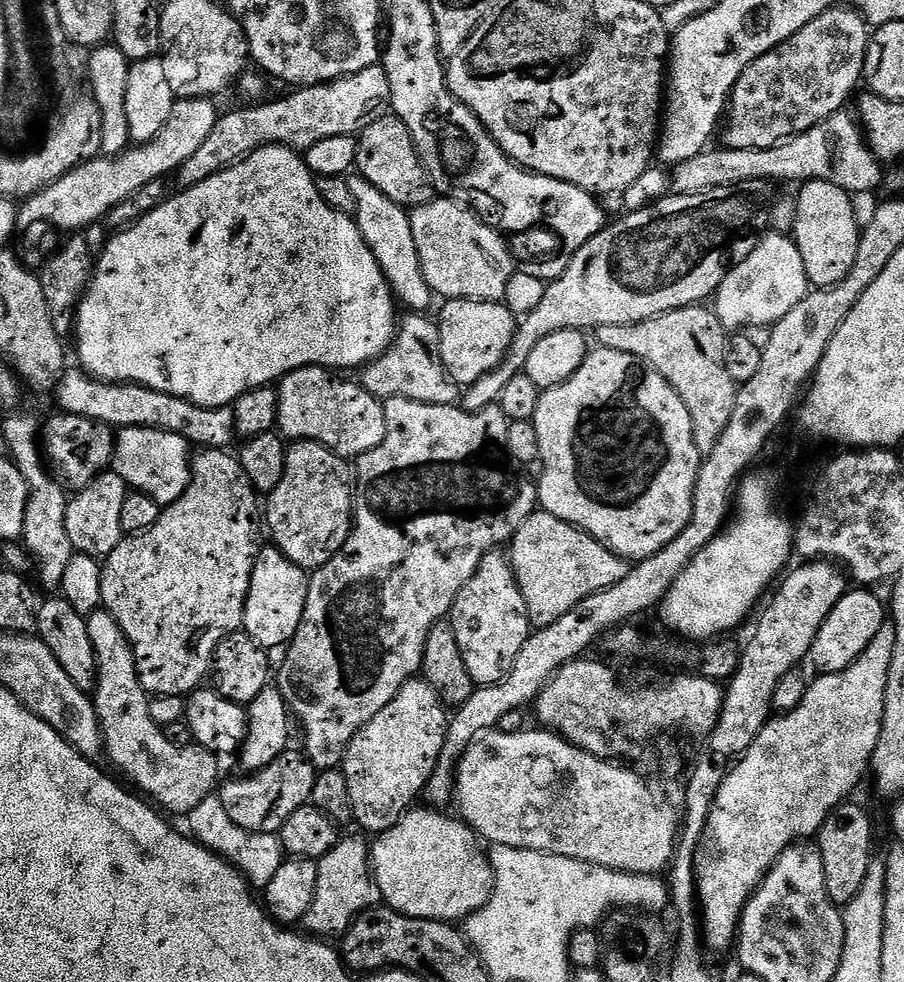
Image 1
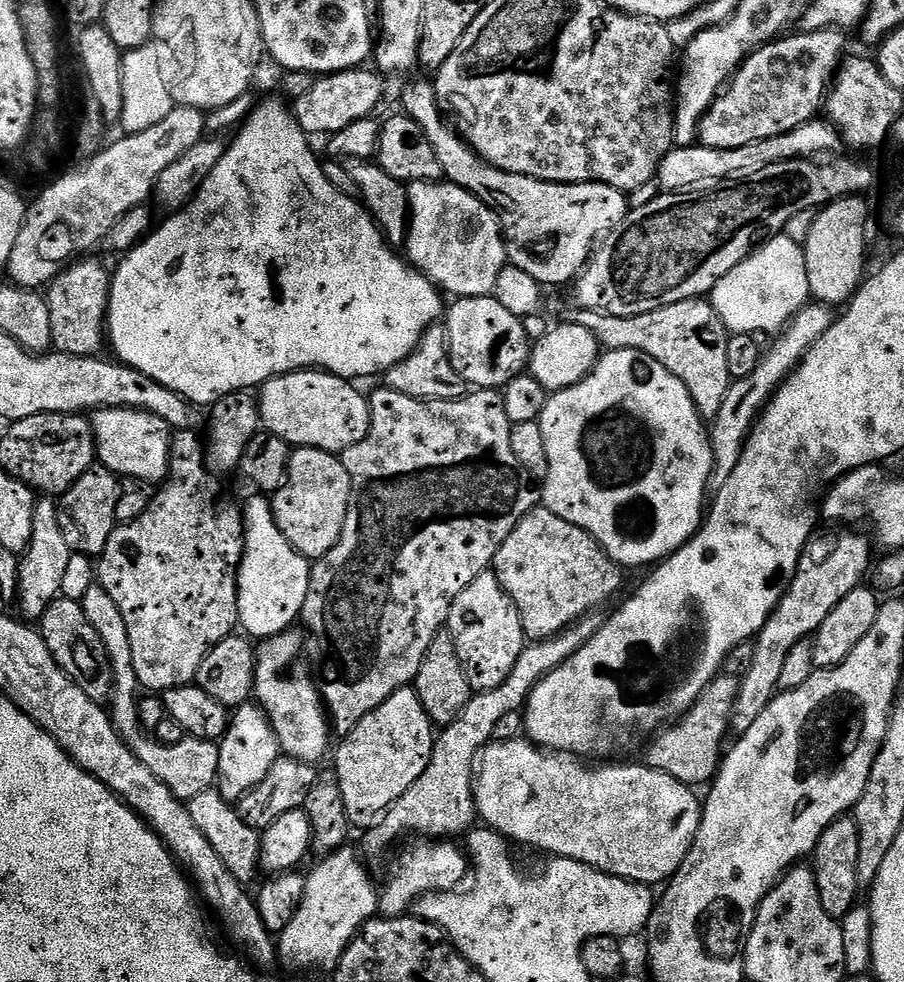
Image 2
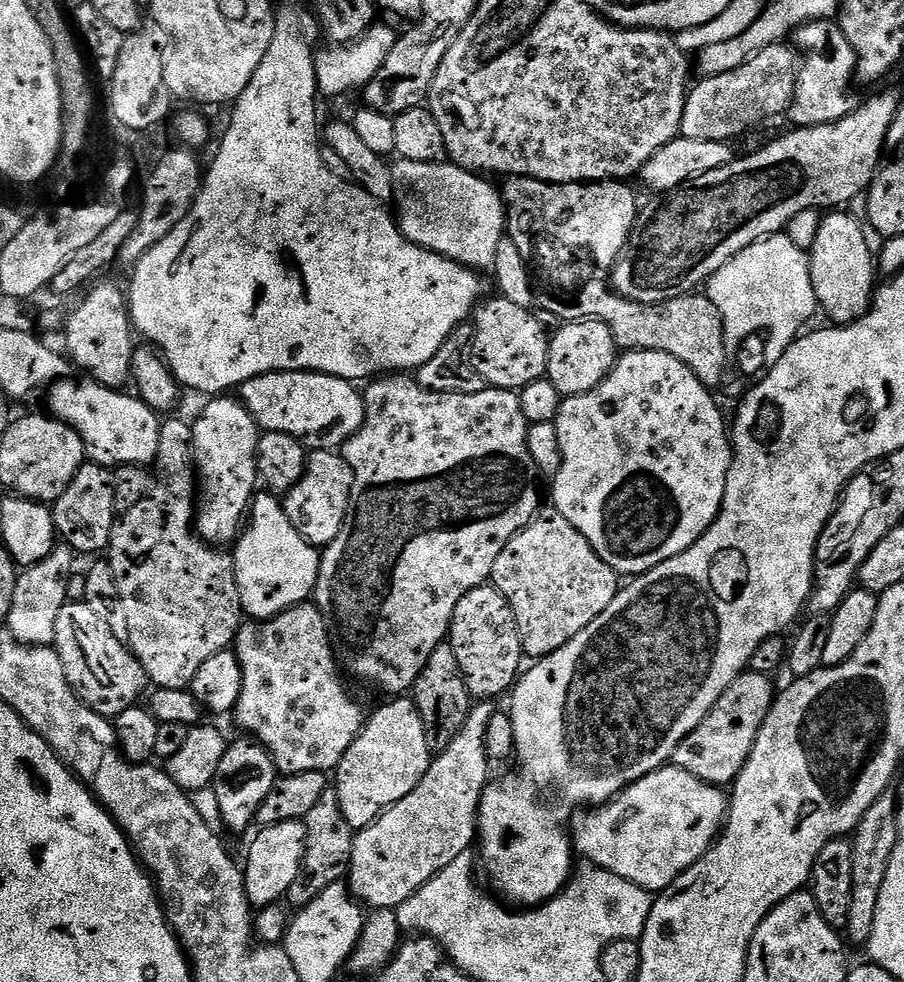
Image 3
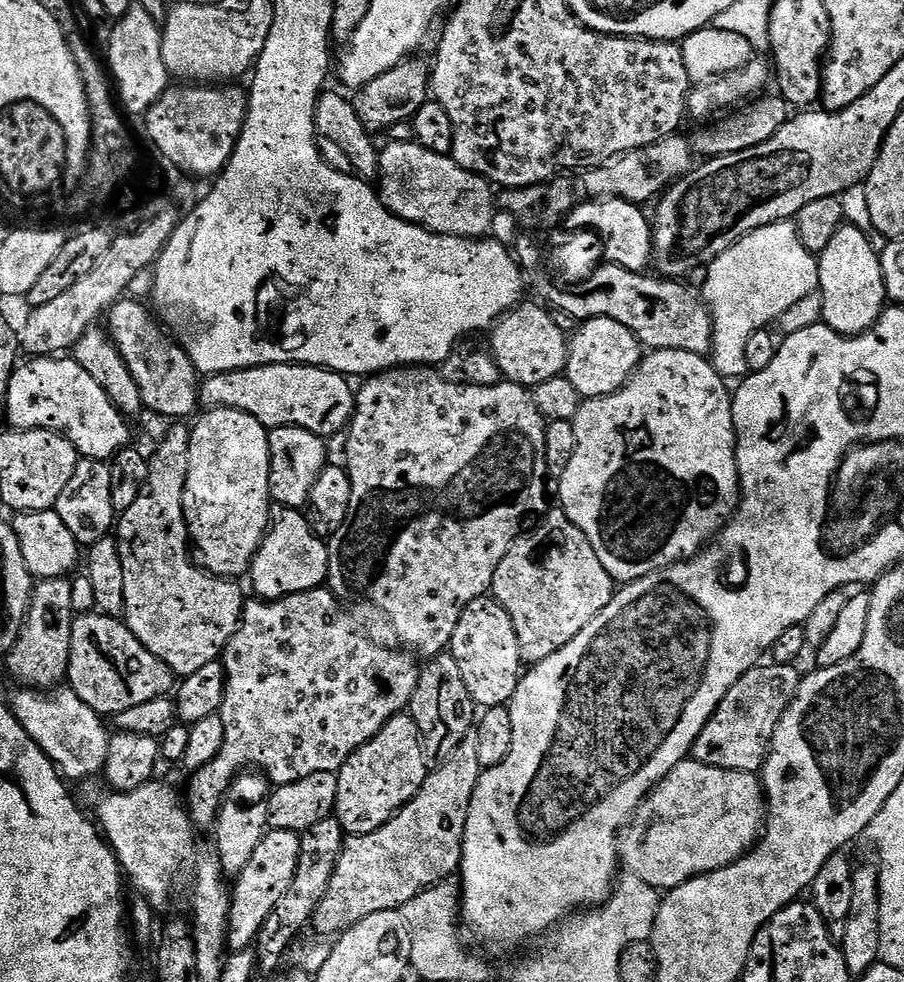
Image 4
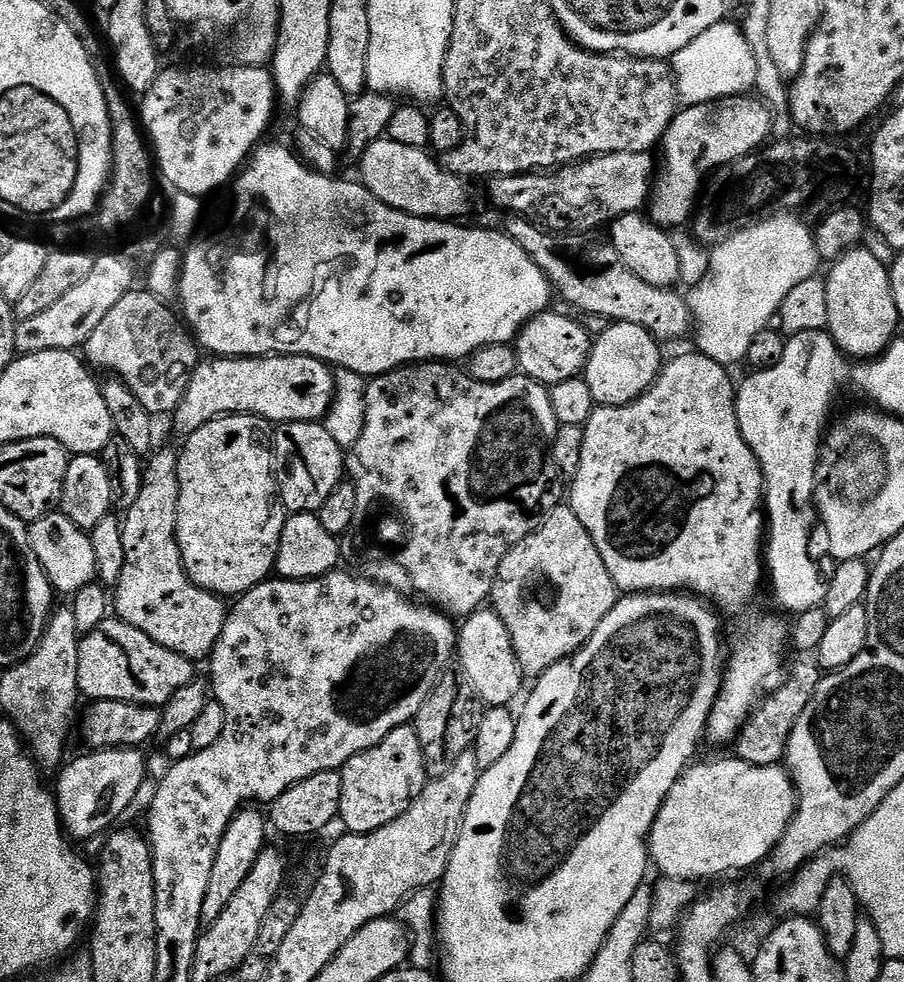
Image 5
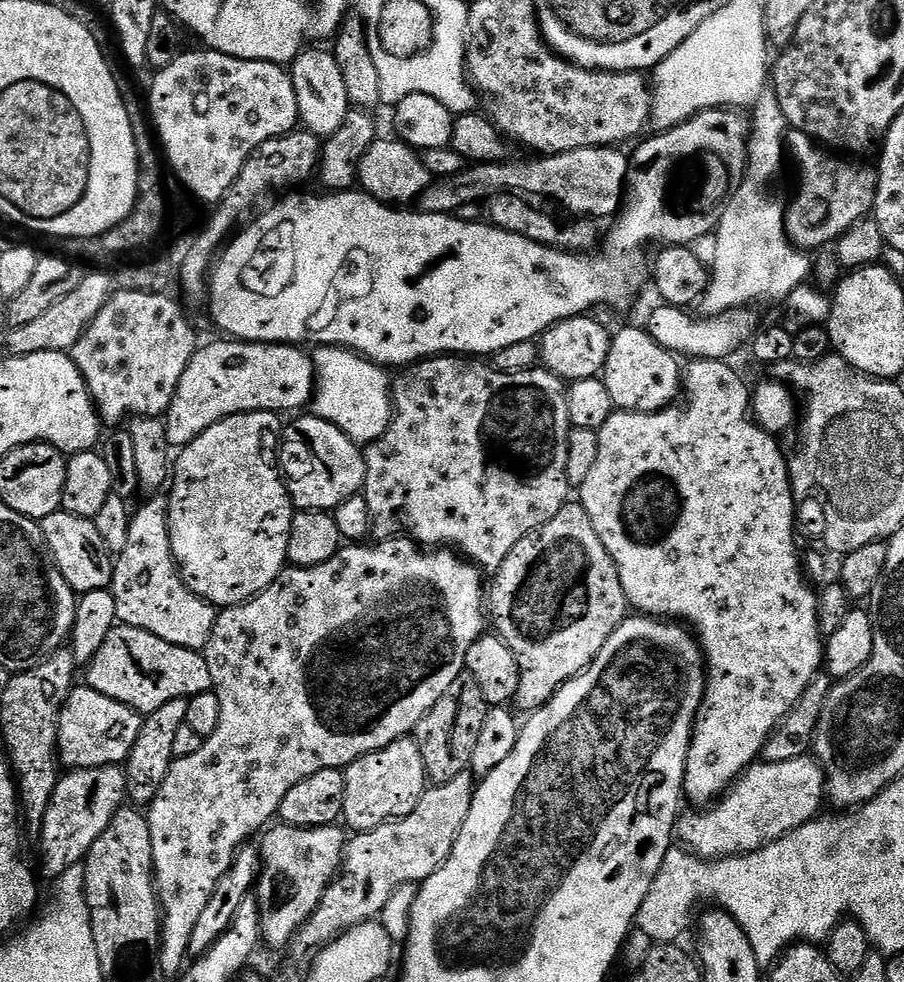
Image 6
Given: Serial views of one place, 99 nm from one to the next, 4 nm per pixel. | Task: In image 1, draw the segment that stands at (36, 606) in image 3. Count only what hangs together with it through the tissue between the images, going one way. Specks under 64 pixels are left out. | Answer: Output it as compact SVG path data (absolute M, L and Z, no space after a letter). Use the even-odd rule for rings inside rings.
M16 412L13 416L8 416L4 420L4 444L8 447L7 455L22 470L22 478L26 478L28 483L28 501L26 502L26 526L22 537L23 547L29 557L34 561L34 572L40 579L39 587L45 588L48 594L55 593L61 587L65 577L66 566L69 565L74 549L70 542L70 534L66 534L66 510L70 499L65 485L52 475L46 467L46 461L42 455L42 424L35 420L28 412Z

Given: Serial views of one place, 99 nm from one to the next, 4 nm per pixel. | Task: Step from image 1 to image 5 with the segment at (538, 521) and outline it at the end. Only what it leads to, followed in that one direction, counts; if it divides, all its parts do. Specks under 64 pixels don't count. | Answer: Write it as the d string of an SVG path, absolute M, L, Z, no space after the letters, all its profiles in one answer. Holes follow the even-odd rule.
M557 506L548 513L548 517L544 519L544 525L537 532L530 533L522 542L515 544L508 550L506 558L502 558L502 562L496 571L496 580L492 583L490 604L495 612L500 615L502 622L506 624L506 630L510 630L510 638L514 642L514 650L518 654L518 662L524 668L525 677L539 678L546 670L550 670L550 666L567 660L592 637L594 630L598 630L598 622L602 622L602 618L606 618L606 614L610 614L610 610L614 610L617 599L618 589L614 578L610 578L610 570L606 570L606 562L602 562L602 554L598 554L598 546L594 546L586 526L582 526L582 522L578 522L571 506L564 506L564 508Z

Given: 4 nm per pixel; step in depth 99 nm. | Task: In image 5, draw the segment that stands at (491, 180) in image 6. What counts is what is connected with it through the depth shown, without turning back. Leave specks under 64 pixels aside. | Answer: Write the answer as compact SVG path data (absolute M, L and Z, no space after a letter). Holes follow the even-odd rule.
M611 152L605 156L593 156L590 160L582 160L578 164L569 164L567 168L558 168L549 171L547 174L529 174L527 176L498 176L491 181L492 184L488 188L488 196L492 199L492 204L496 208L501 208L504 214L528 214L531 208L536 208L539 204L544 204L547 200L553 200L556 204L561 204L562 207L568 211L568 216L572 219L572 224L576 228L600 228L603 226L611 225L613 221L619 219L620 216L630 215L632 213L639 213L641 211L643 204L644 207L649 203L650 197L652 195L652 189L654 187L654 177L658 172L657 161L652 161L654 158L652 152Z

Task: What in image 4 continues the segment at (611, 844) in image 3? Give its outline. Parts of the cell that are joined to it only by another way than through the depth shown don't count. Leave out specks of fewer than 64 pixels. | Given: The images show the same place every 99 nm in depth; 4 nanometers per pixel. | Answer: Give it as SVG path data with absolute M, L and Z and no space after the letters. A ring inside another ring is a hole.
M687 759L674 766L674 770L670 770L670 774L666 774L666 778L661 780L648 797L636 807L636 813L633 814L630 823L621 831L618 837L618 856L629 873L638 878L642 878L642 882L646 882L650 886L661 890L671 890L682 886L687 880L693 880L696 876L701 876L707 872L714 870L722 870L726 866L730 866L735 860L741 860L742 857L752 851L757 840L762 835L762 829L766 819L766 801L764 799L764 786L761 777L755 772L735 772L734 770L722 770L715 768L709 764L703 764L694 759Z

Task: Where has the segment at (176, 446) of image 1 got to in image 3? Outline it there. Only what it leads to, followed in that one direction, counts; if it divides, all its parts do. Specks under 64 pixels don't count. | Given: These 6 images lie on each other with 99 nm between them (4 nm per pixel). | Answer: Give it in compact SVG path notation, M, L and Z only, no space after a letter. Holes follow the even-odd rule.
M73 378L56 381L47 389L48 408L55 419L69 424L82 438L87 459L115 470L123 464L148 466L158 454L158 434L161 417L139 395L127 396L127 391L106 388L102 384L79 384Z

